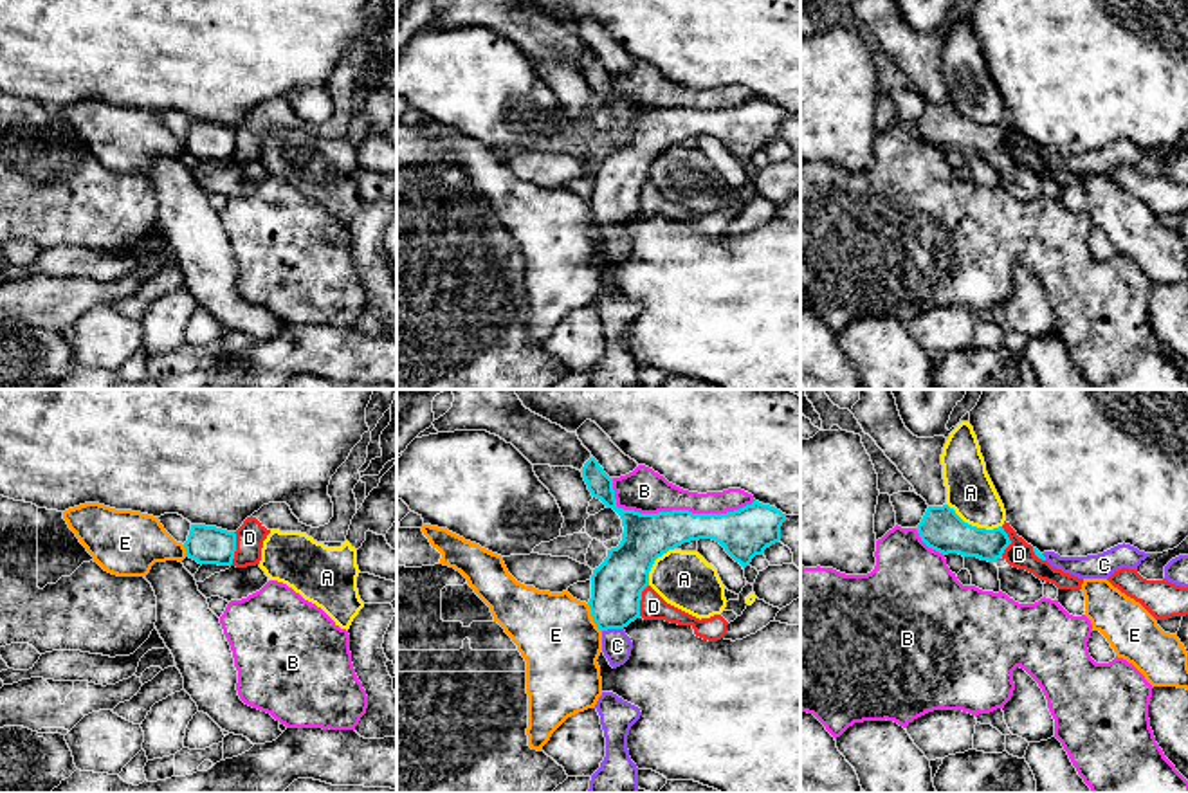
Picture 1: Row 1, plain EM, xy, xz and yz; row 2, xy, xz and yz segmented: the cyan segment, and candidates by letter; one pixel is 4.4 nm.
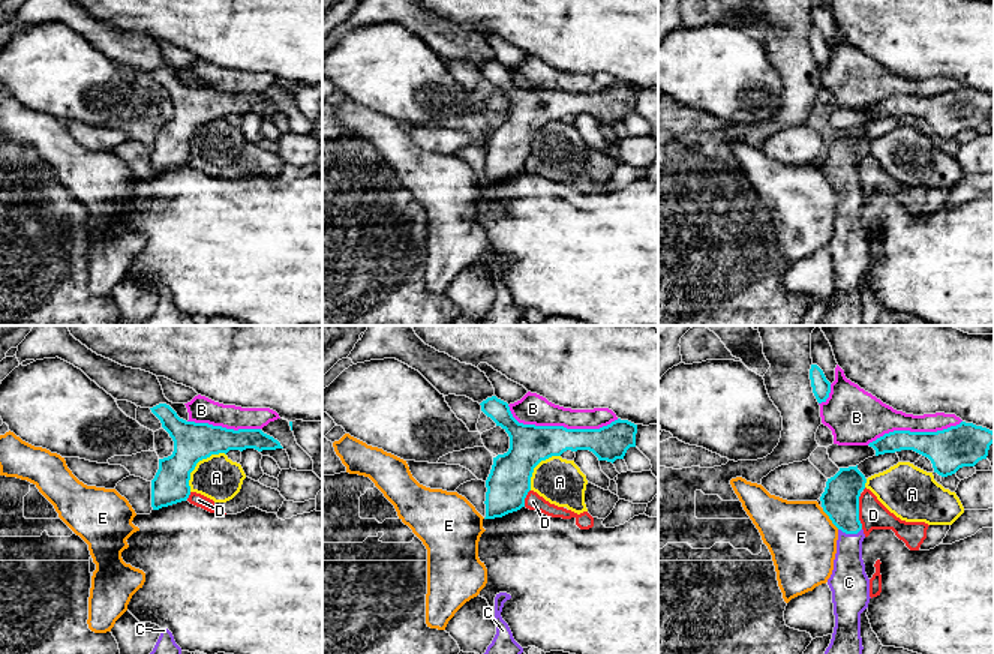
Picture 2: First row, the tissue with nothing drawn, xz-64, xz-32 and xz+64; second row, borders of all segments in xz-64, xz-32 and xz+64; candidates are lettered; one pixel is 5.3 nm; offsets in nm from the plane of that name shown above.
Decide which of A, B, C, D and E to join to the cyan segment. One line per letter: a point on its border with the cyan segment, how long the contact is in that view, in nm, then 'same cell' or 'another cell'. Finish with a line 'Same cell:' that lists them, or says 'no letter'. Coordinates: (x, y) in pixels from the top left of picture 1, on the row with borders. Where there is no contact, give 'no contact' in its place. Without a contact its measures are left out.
A: yz (974, 527) | 260 nm | another cell
B: xz (673, 510) | 650 nm | another cell
C: xz (612, 628) | 100 nm | same cell
D: xy (235, 548) | 150 nm | another cell
E: xz (594, 619) | 140 nm | another cell
Same cell: C

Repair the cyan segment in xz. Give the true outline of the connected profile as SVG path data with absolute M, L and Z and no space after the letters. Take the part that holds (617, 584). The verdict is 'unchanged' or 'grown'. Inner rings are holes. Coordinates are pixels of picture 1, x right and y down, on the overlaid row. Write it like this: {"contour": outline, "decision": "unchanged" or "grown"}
{"contour": "M595 458L584 463L582 478L591 496L613 508L624 526L620 544L608 550L604 562L593 570L588 602L602 631L602 652L613 669L631 656L633 642L624 629L640 618L642 591L649 586L649 571L658 557L683 542L712 539L746 568L755 555L781 541L786 521L786 514L759 501L727 514L640 514L617 506L613 478Z", "decision": "grown"}

